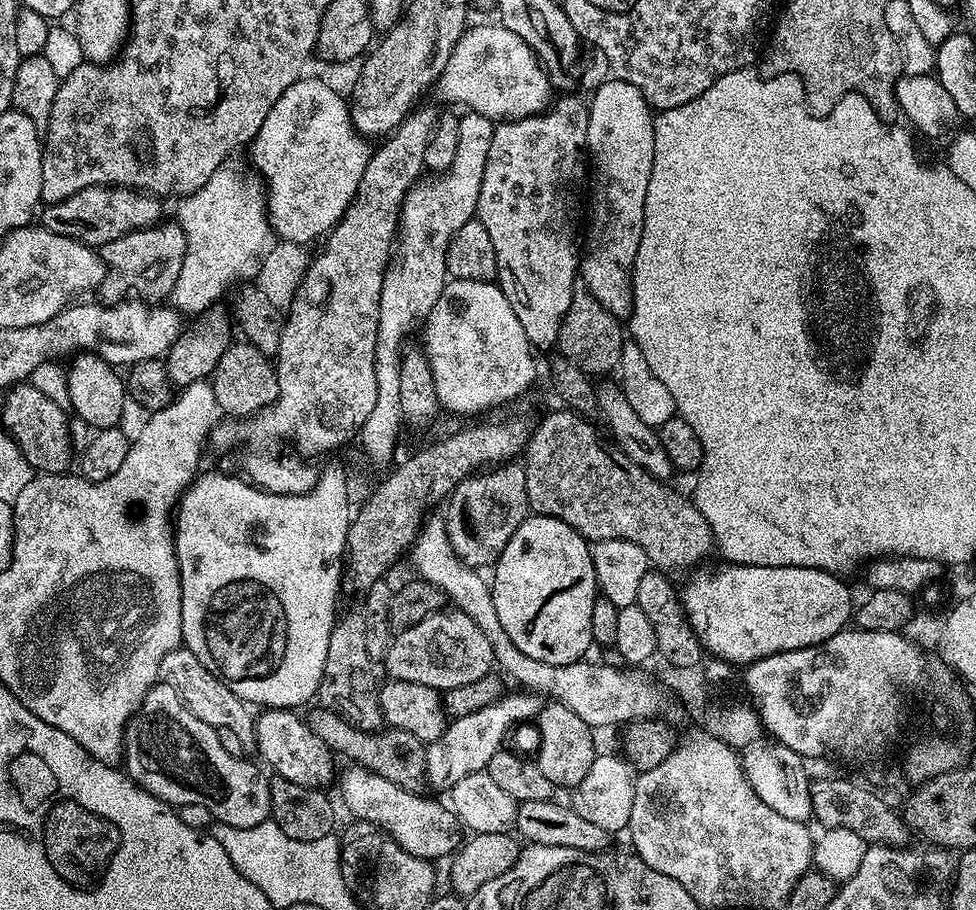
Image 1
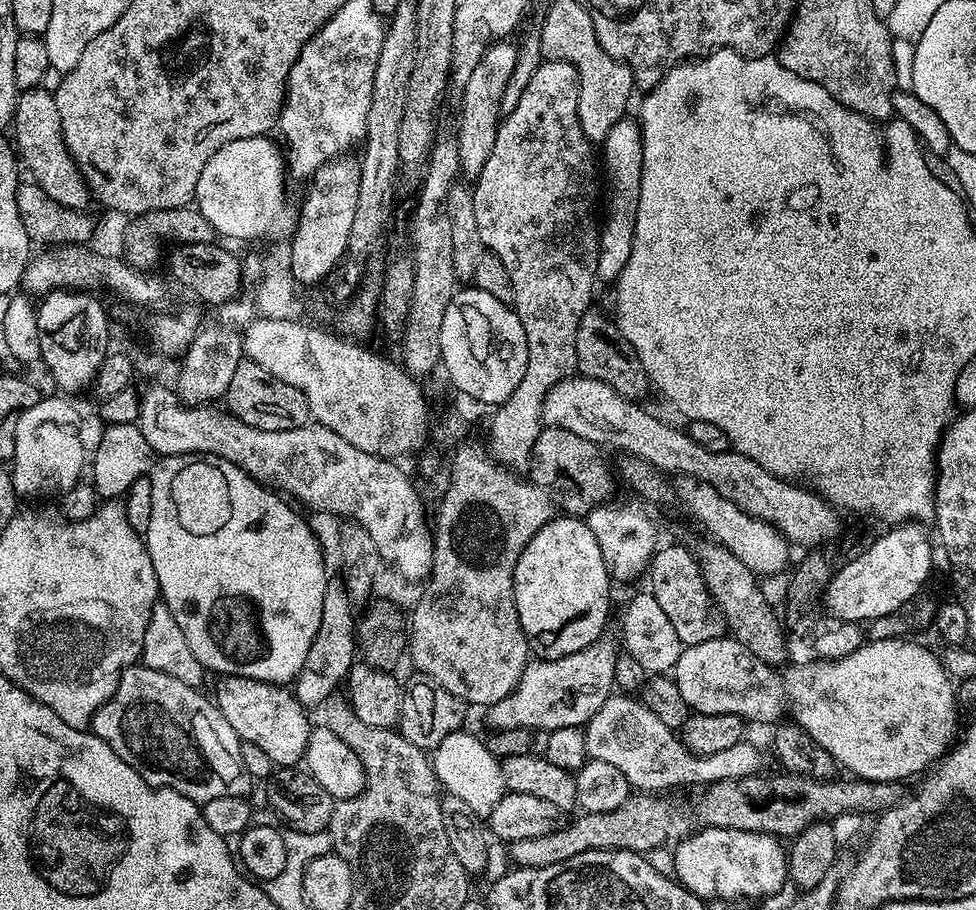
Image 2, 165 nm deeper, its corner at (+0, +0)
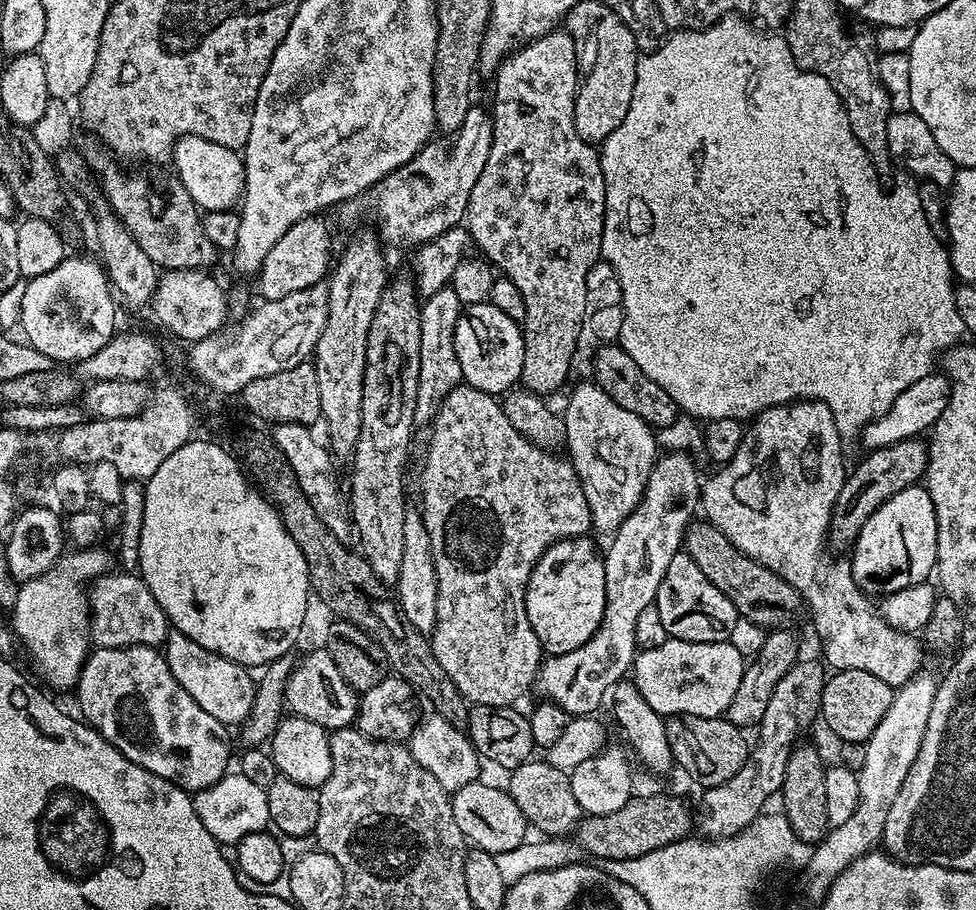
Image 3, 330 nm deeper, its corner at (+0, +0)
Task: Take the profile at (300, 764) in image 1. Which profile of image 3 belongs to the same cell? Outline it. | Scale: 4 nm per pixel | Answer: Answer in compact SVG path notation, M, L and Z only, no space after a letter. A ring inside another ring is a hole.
M175 630L169 631L168 639L162 645L162 655L170 666L170 674L178 678L178 686L182 686L182 690L186 690L210 718L218 718L218 722L225 726L244 723L254 706L257 681L243 664L230 662L230 658L222 658L217 652L206 650L206 646L198 646L198 642Z

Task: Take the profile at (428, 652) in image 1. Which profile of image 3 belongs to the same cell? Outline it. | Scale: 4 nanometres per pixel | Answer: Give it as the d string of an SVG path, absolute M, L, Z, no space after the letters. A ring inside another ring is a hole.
M461 382L456 389L440 404L436 417L430 421L432 437L428 440L428 457L424 460L424 473L420 476L420 488L424 493L420 496L419 511L424 517L424 525L430 534L430 550L434 558L434 570L438 574L438 610L436 625L430 633L430 643L434 658L438 658L438 666L450 674L450 682L464 695L469 705L512 706L516 699L529 687L533 687L536 673L542 663L542 649L534 630L530 626L530 618L526 618L526 590L530 582L532 567L542 558L542 554L560 540L569 540L575 536L588 536L592 528L590 506L586 504L586 494L582 490L582 482L574 470L571 460L553 454L549 449L539 448L512 425L510 418L503 410L501 401L477 388L471 388Z

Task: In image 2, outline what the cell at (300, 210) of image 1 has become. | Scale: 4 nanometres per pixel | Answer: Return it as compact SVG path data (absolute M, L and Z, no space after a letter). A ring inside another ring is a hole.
M267 135L255 136L249 140L230 142L206 162L202 178L198 178L198 190L194 201L202 218L214 226L217 237L229 236L232 240L260 240L263 236L280 236L289 231L288 204L284 201L284 176L286 177L286 156L281 145Z

